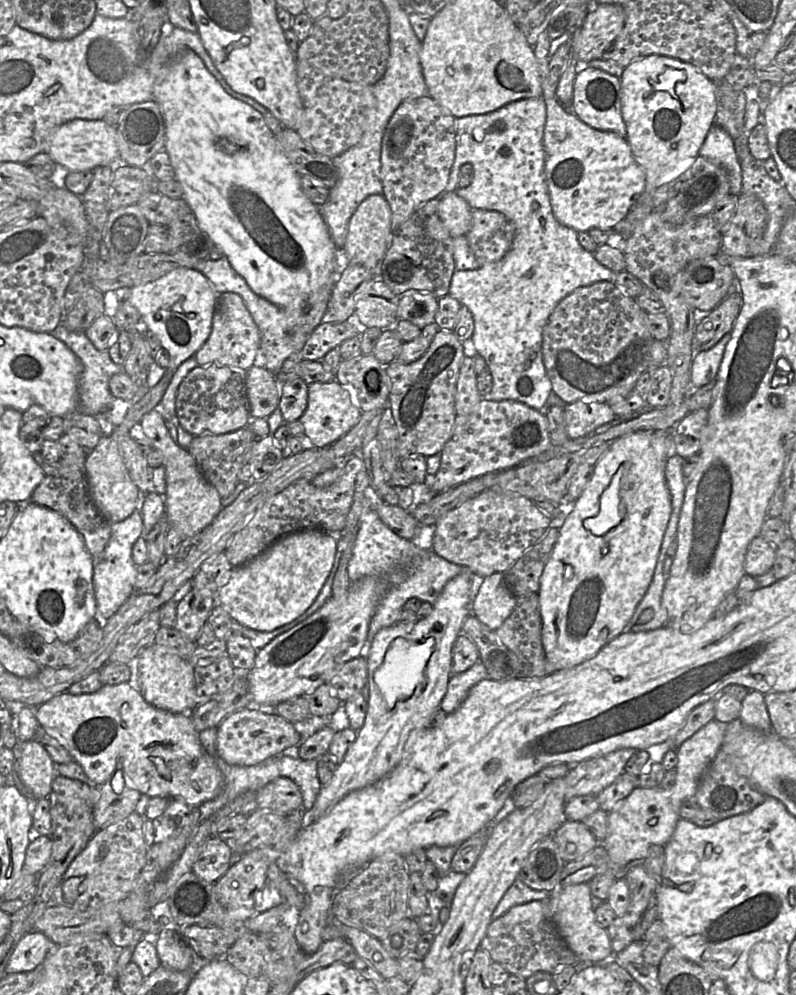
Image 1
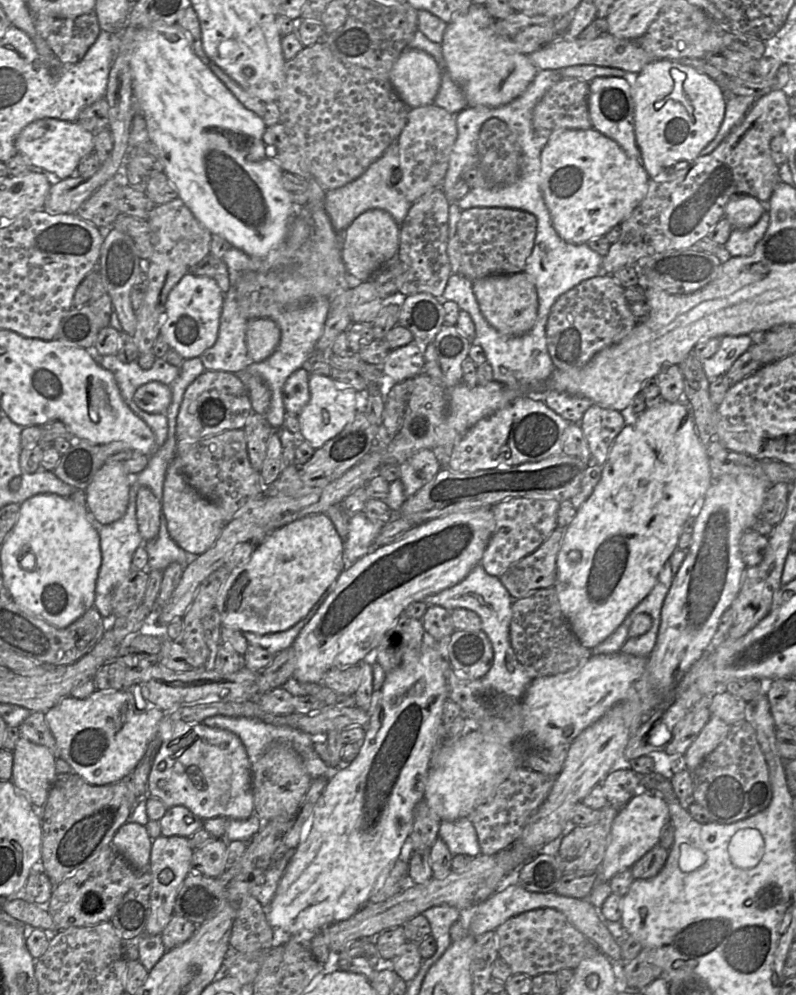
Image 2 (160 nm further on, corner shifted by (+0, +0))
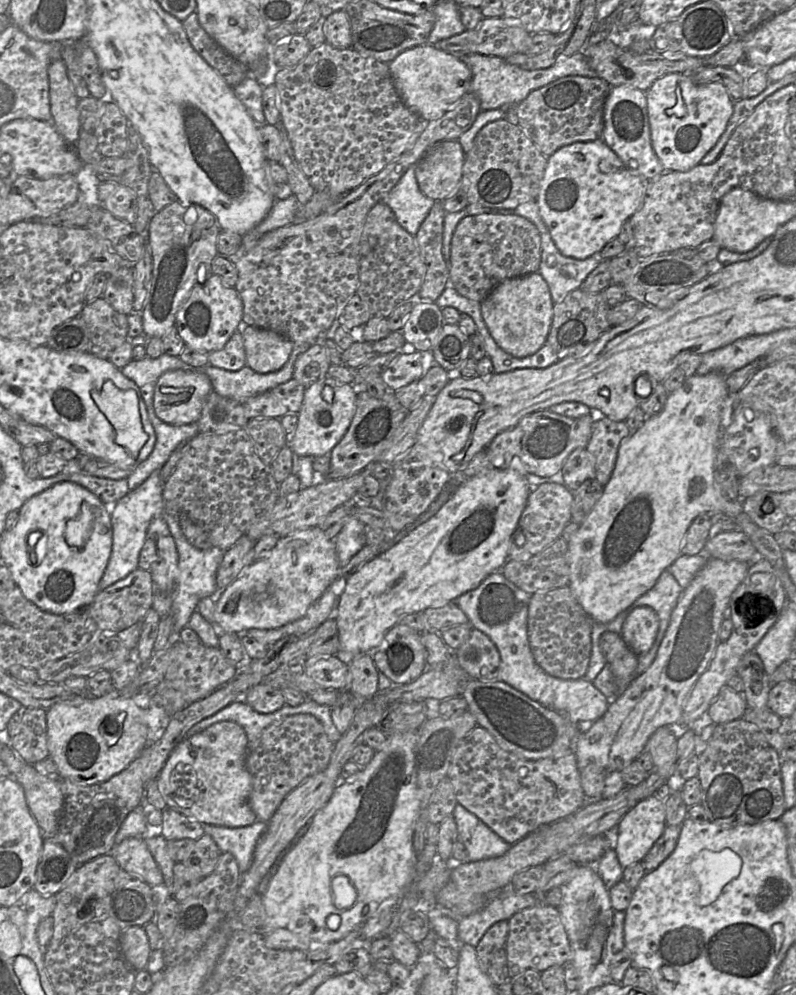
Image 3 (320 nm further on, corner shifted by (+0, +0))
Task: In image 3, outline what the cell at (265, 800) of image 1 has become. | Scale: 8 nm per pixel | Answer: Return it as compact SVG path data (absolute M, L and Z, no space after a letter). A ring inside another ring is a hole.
M296 714L279 723L267 727L255 742L248 742L245 763L252 779L252 790L249 805L257 819L268 822L283 799L306 778L327 768L335 743L332 742L321 722L310 714Z

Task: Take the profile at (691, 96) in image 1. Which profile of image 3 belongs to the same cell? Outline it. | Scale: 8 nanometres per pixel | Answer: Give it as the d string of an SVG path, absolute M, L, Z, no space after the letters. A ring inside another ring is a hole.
M684 73L657 79L646 97L651 143L664 172L687 171L700 164L726 130L735 102L722 84L697 84Z

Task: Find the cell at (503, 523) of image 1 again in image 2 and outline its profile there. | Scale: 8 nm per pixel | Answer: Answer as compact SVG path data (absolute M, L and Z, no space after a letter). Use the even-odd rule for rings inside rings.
M513 498L493 506L495 530L479 564L489 575L501 576L510 565L534 552L558 527L557 513L562 504L554 499Z

